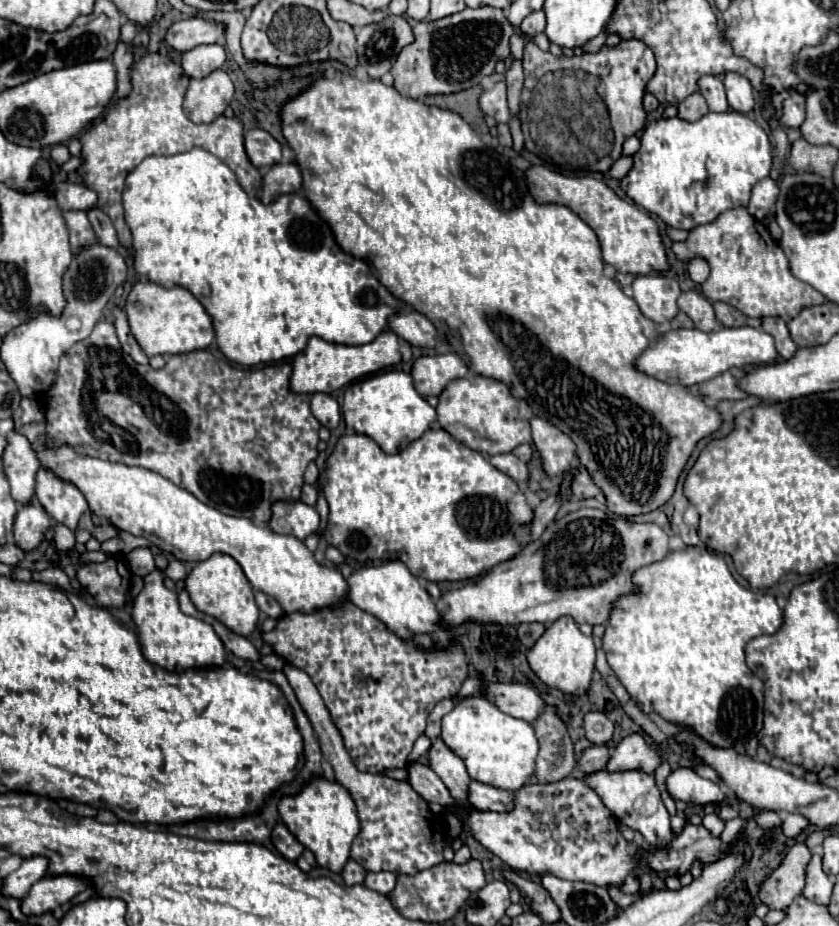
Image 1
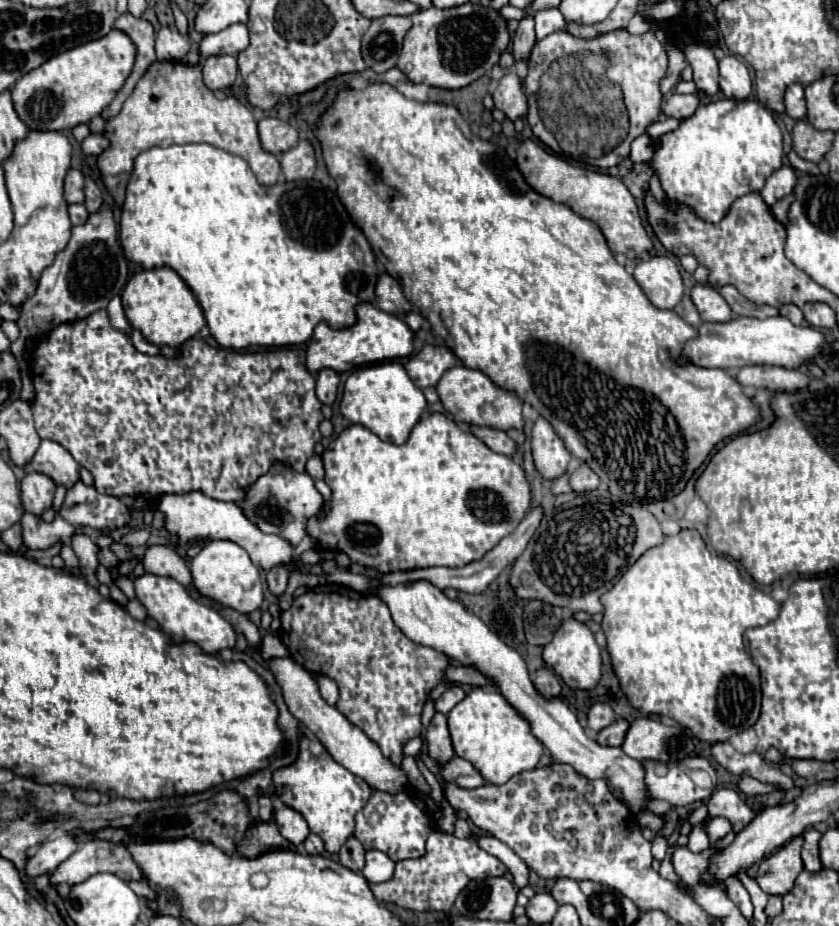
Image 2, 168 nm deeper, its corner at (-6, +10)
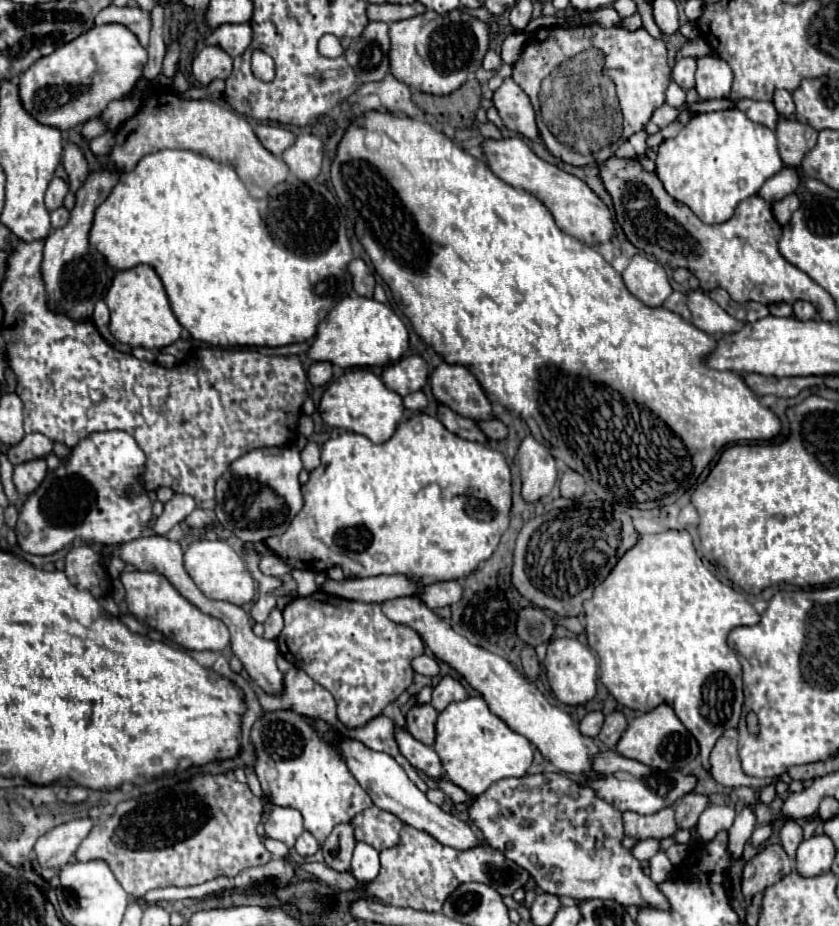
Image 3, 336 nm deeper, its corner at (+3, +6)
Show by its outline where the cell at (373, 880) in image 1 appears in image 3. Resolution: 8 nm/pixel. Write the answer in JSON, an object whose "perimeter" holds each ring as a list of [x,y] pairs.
{"perimeter":[[[357,843],[355,851],[353,851],[353,859],[351,859],[351,873],[357,881],[369,883],[373,881],[373,877],[377,877],[381,865],[379,865],[379,853],[367,845],[367,843]]]}

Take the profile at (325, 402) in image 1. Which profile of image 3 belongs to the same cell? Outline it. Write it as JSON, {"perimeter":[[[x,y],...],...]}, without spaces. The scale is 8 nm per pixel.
{"perimeter":[[[315,361],[309,371],[307,377],[313,385],[325,385],[331,379],[331,363],[329,361]]]}

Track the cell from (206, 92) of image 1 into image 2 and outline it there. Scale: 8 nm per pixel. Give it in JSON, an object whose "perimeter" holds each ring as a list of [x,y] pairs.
{"perimeter":[[[214,55],[214,57],[208,57],[208,59],[204,59],[202,73],[204,73],[204,85],[208,89],[212,89],[212,91],[226,89],[238,77],[236,57],[230,57],[230,55],[222,55],[222,57]]]}

